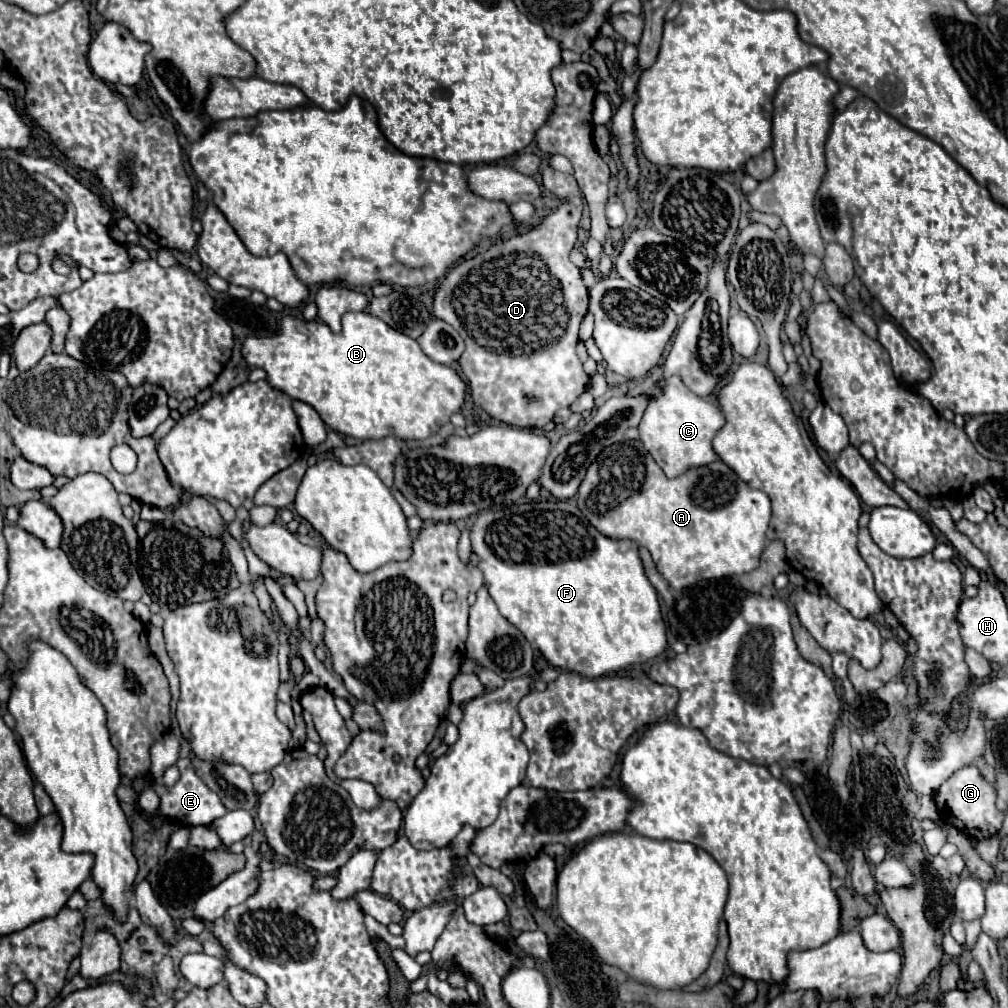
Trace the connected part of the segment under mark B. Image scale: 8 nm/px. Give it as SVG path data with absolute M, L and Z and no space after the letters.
M347 312L343 316L343 332L339 334L331 332L321 320L307 322L287 316L281 320L277 336L247 338L243 342L243 356L249 366L263 368L267 372L273 388L279 388L291 398L313 406L331 430L359 440L381 440L387 436L401 440L425 440L447 424L453 414L461 412L465 404L467 384L455 368L431 360L421 350L417 340L385 326L385 322L367 312Z

